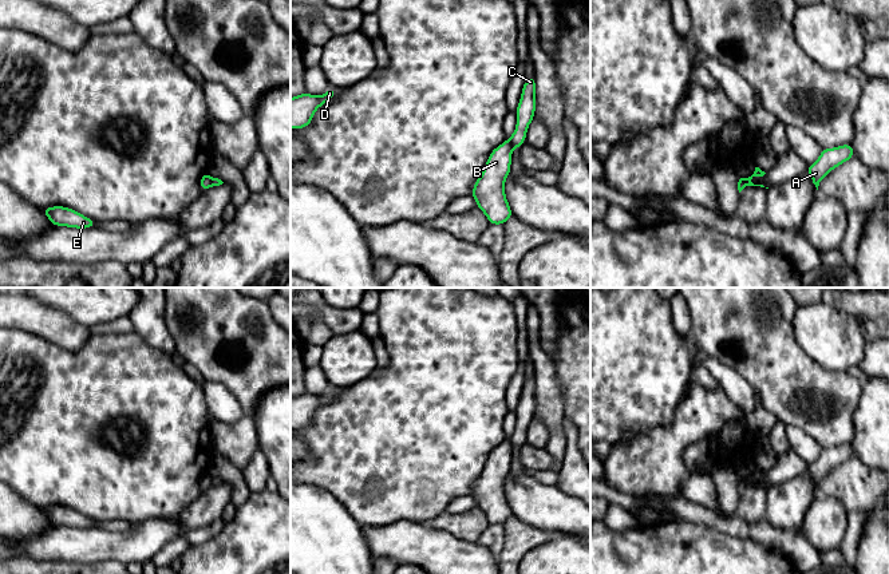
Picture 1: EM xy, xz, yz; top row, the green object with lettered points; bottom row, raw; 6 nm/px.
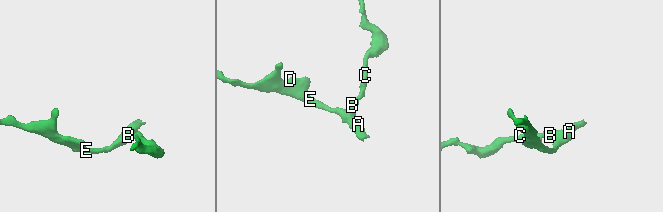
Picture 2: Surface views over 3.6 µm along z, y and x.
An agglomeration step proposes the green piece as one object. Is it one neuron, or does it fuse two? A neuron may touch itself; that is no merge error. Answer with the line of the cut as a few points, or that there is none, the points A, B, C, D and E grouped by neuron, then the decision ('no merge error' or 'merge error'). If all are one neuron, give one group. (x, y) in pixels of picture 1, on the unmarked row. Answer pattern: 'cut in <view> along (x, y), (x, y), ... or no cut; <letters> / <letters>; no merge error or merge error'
cut in xz along (508, 439), (513, 446); A B D E / C; merge error

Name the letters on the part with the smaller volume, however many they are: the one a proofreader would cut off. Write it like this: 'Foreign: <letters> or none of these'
Foreign: A, B, D, E

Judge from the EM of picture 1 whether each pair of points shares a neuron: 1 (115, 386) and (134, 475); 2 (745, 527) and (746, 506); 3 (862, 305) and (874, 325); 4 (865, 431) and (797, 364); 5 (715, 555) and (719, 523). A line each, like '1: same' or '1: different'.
1: same
2: different
3: same
4: different
5: different

